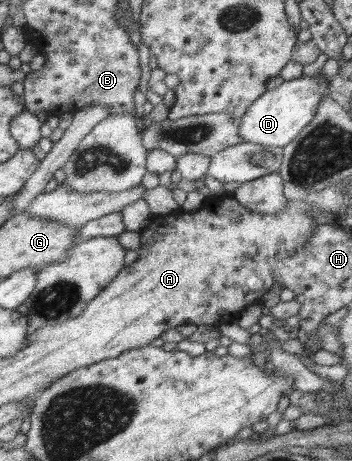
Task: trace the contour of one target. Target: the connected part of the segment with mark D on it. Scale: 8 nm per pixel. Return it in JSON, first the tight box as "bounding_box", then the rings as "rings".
{"bounding_box":[239,76,329,148],"rings":[[[316,76],[283,81],[276,89],[267,89],[250,104],[241,117],[239,136],[243,142],[284,148],[312,121],[325,95],[329,95],[329,81],[319,80]]]}

